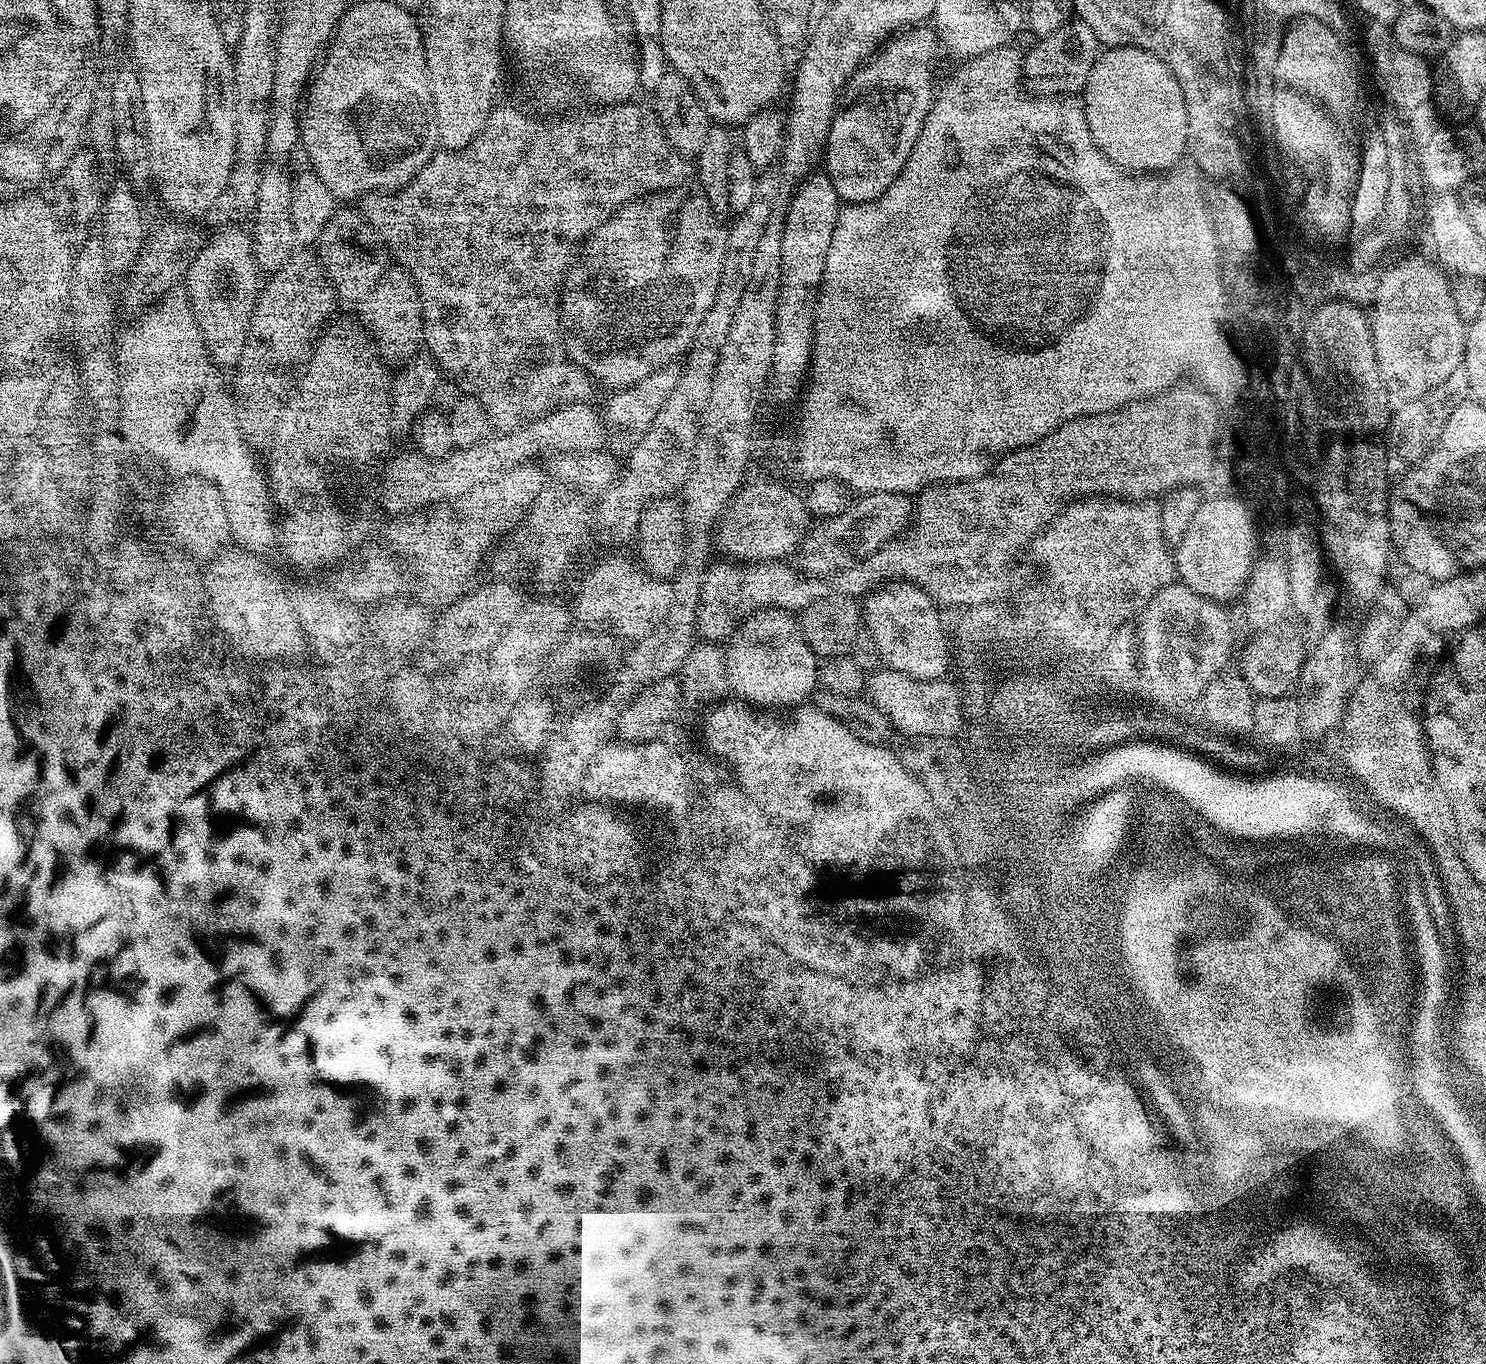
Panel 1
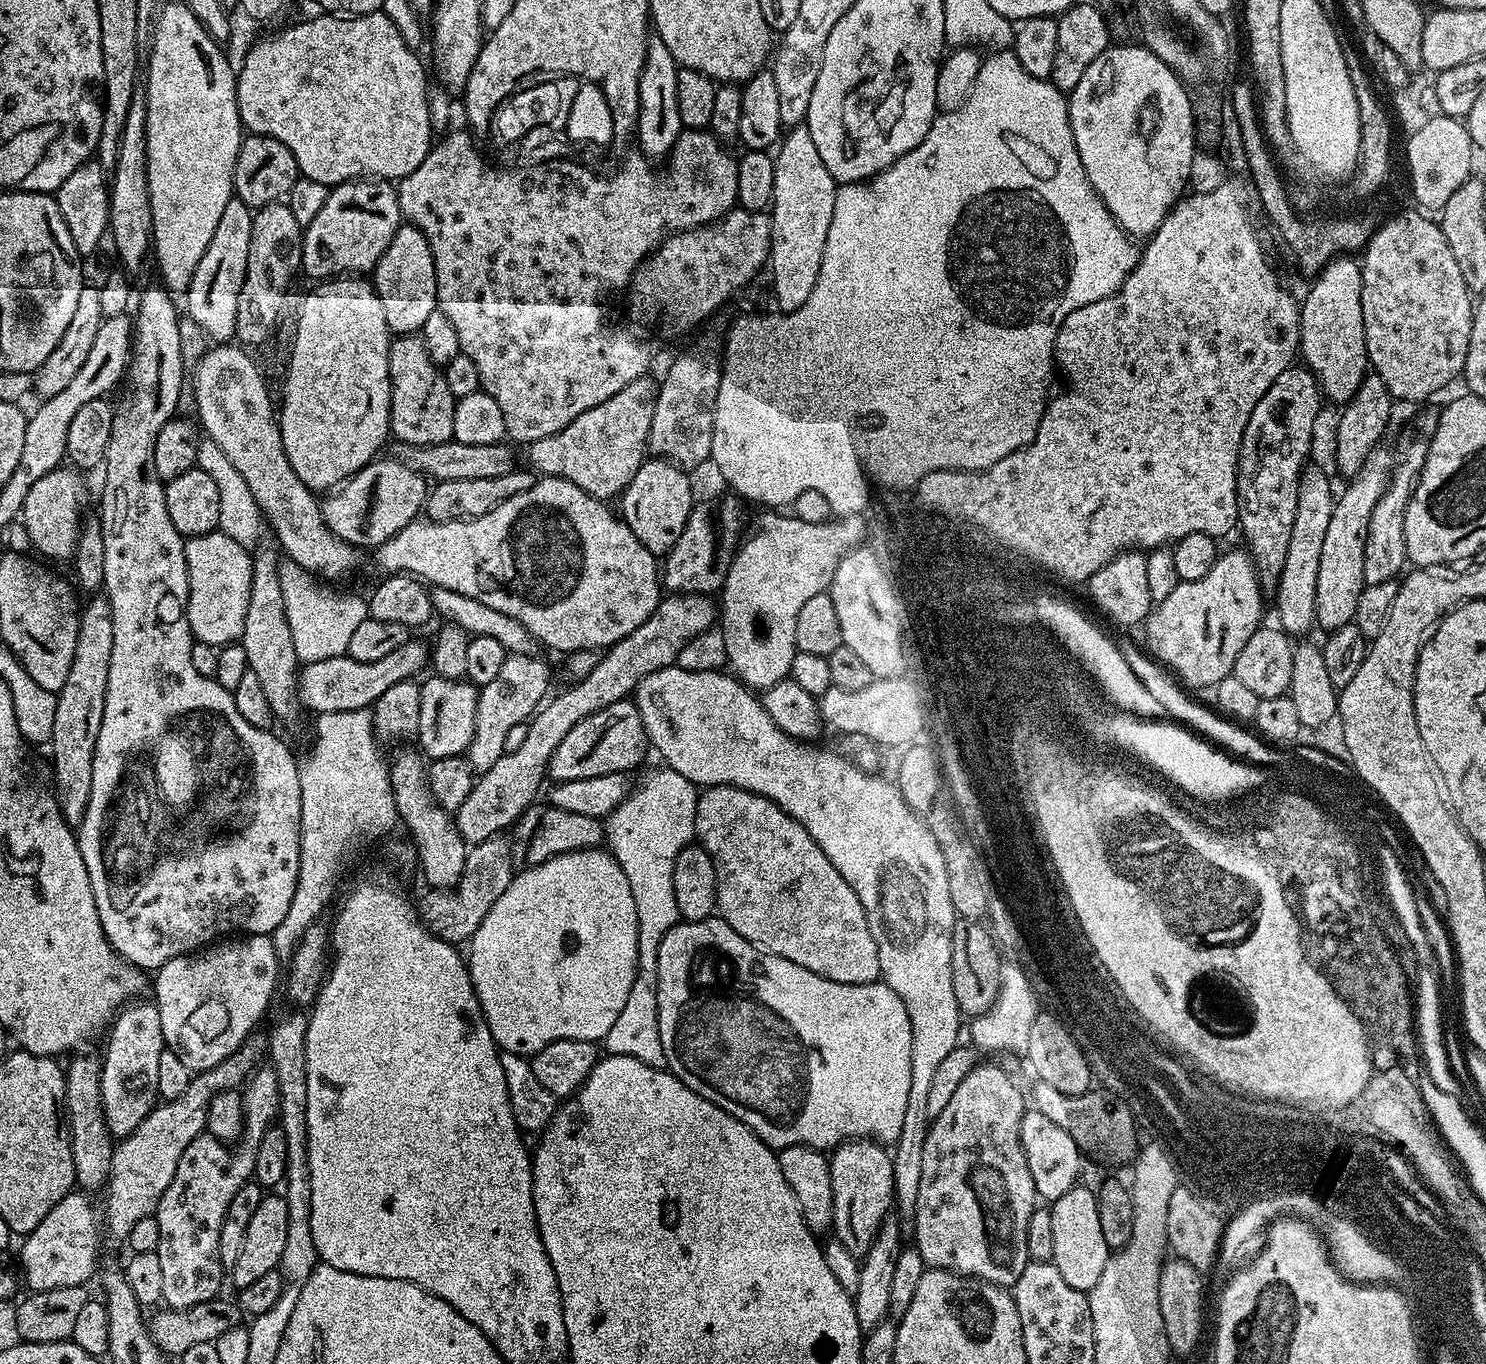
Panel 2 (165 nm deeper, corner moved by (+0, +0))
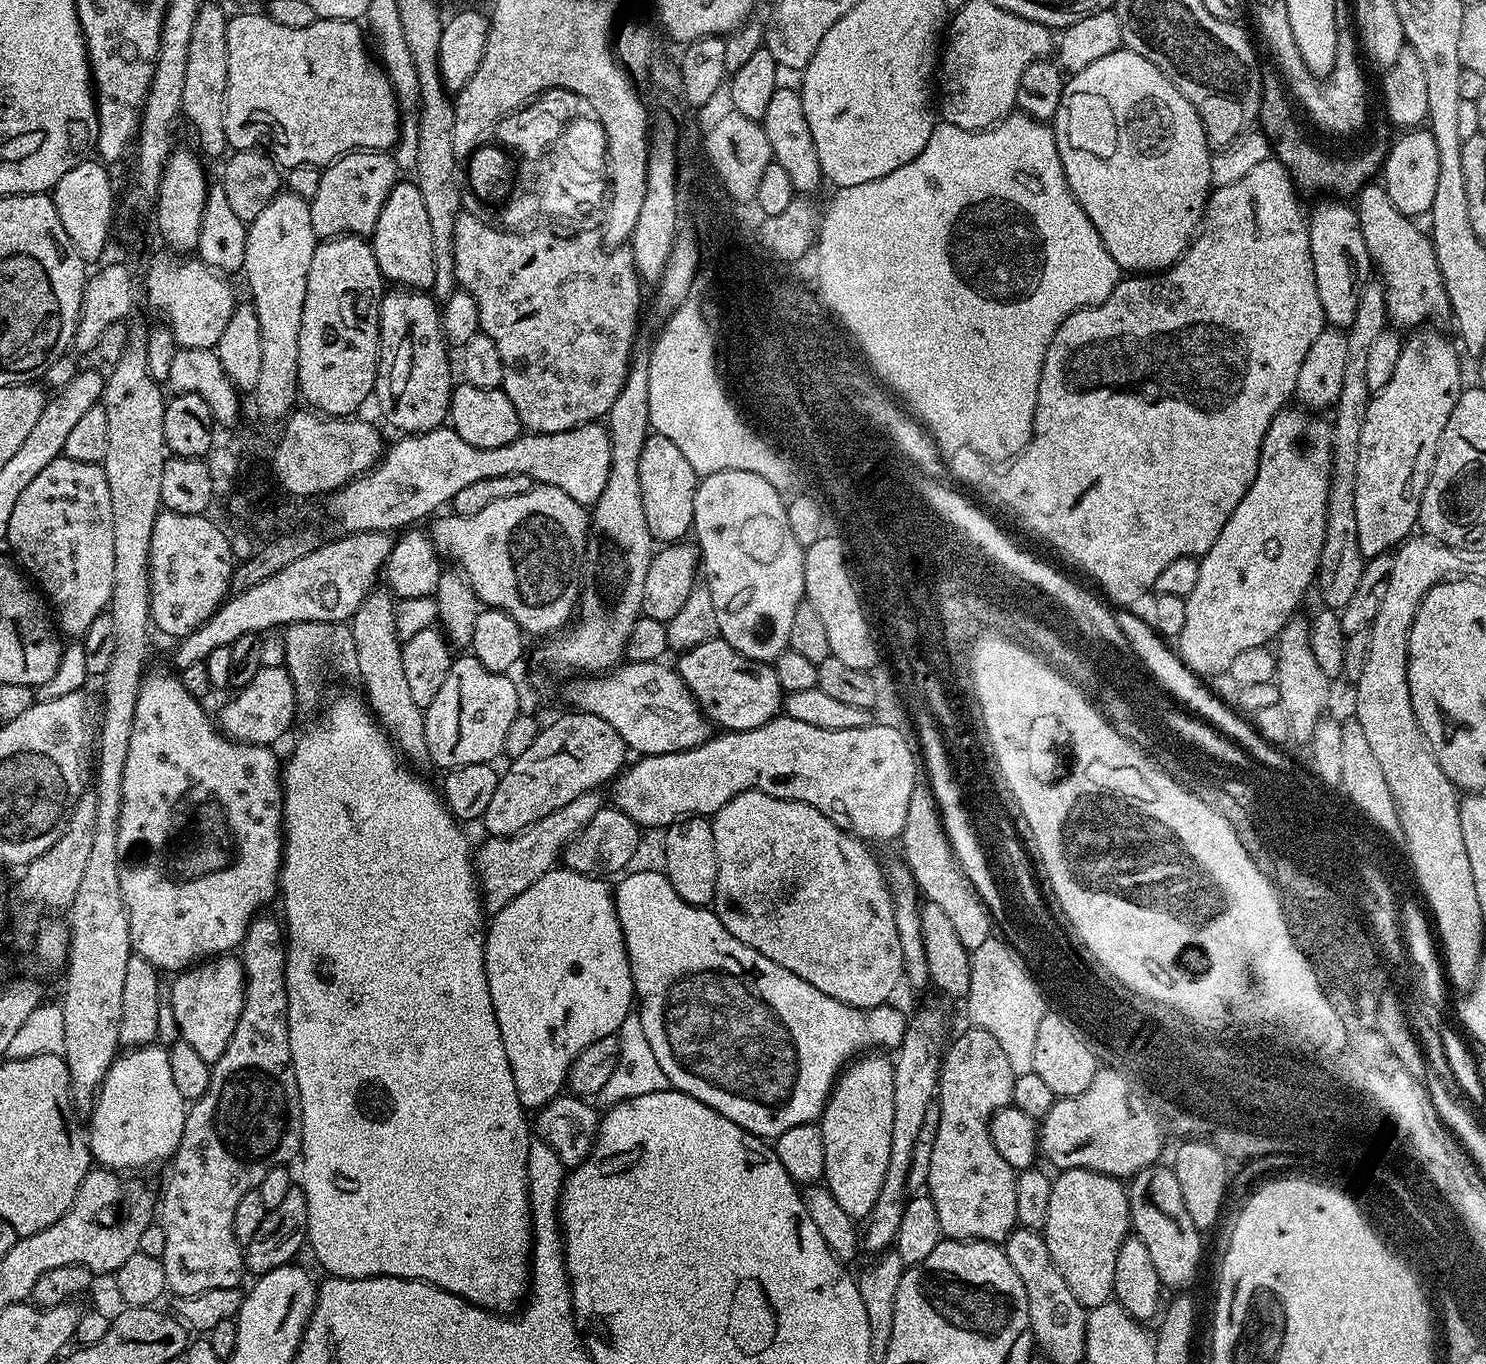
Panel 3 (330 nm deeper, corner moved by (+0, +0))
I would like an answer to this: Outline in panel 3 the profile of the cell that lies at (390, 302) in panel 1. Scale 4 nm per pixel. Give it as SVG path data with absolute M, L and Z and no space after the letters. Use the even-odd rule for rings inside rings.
M398 182L394 190L386 198L386 206L382 206L382 214L378 214L378 222L370 237L374 250L374 258L378 262L378 270L389 285L399 286L404 290L428 290L434 282L434 250L430 243L430 221L426 215L426 206L422 203L422 190L414 182Z

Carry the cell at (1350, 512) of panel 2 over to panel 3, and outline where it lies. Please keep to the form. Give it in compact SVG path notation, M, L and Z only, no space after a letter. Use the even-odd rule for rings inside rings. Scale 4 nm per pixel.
M1432 326L1413 331L1409 335L1413 336L1403 341L1398 354L1398 366L1394 366L1394 378L1390 378L1386 386L1375 389L1374 395L1368 401L1366 422L1362 422L1354 486L1354 519L1358 522L1358 546L1365 558L1383 556L1393 546L1413 535L1420 518L1422 494L1426 490L1426 482L1436 461L1436 451L1440 449L1442 430L1446 430L1450 410L1454 410L1462 391L1461 353L1457 345L1452 345L1442 333L1428 327Z

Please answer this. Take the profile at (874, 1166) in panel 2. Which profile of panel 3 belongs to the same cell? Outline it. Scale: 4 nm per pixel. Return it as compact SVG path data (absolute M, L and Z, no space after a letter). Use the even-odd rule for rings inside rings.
M884 1054L868 1055L872 1056L853 1059L837 1076L818 1121L826 1149L823 1183L838 1206L857 1222L867 1218L878 1202L886 1166L890 1166L890 1133L894 1130L893 1061Z

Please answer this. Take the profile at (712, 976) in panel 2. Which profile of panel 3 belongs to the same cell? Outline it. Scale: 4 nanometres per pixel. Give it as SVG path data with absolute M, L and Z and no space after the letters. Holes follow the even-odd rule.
M629 871L623 877L625 880L620 885L615 885L616 913L624 935L624 945L628 947L632 987L635 999L638 1001L638 1015L642 1022L642 1030L646 1030L646 1042L650 1042L650 1050L654 1050L654 1058L658 1058L658 1066L662 1066L669 1085L675 1091L685 1092L698 1098L698 1102L718 1110L718 1114L730 1118L730 1122L742 1126L742 1130L750 1134L761 1138L775 1138L790 1130L790 1126L802 1126L819 1121L837 1076L861 1051L859 1048L863 1044L869 1044L872 1047L869 1049L872 1050L888 1050L884 1048L895 1050L900 1047L906 1027L906 1016L903 1016L898 1009L892 1008L891 1003L880 1004L877 1008L864 1011L822 994L822 990L818 990L818 986L810 986L806 978L798 978L798 974L790 974L786 966L778 966L778 962L770 962L766 954L758 954L758 950L746 946L746 942L738 942L738 938L734 938L734 934L730 934L726 926L722 926L722 922L711 907L691 904L683 900L663 871L631 872Z

